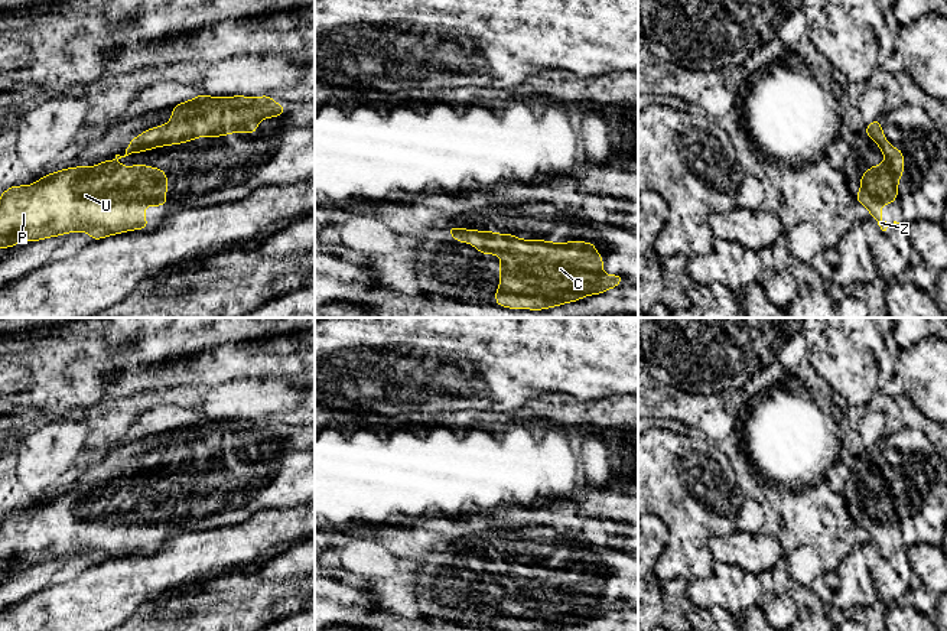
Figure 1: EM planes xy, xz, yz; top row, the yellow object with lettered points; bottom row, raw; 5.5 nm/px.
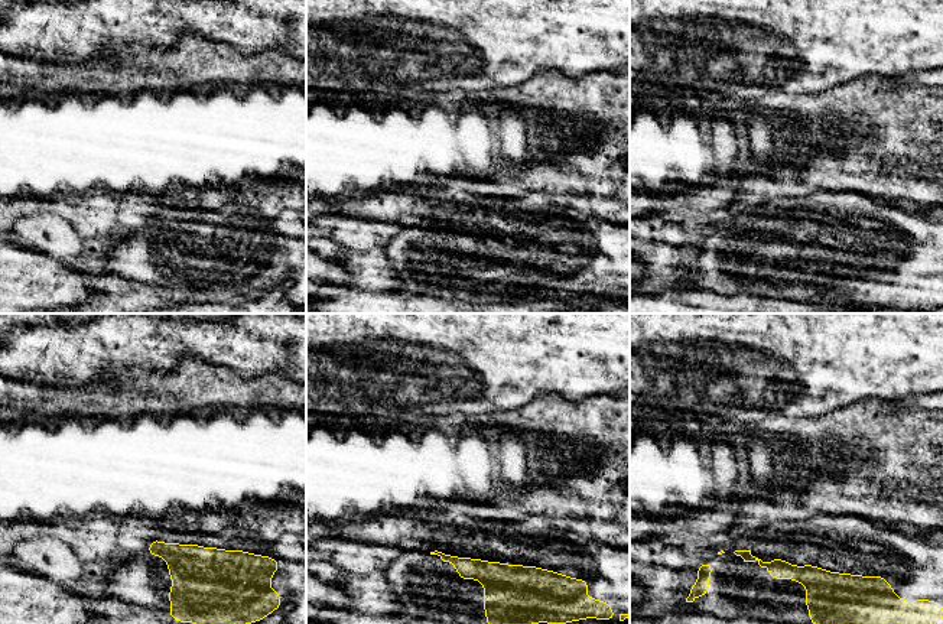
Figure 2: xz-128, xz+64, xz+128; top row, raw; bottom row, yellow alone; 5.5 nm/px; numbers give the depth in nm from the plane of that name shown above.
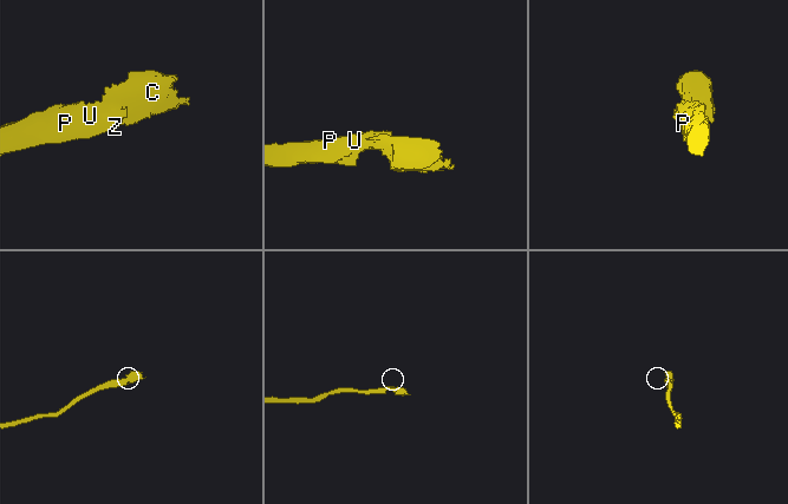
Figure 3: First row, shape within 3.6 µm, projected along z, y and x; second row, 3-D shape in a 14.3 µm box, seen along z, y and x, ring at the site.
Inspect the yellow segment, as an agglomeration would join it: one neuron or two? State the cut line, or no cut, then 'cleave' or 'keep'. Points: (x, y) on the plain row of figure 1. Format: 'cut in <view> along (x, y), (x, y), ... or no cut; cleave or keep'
no cut; keep

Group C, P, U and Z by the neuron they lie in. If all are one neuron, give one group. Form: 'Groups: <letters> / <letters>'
Groups: C P U Z

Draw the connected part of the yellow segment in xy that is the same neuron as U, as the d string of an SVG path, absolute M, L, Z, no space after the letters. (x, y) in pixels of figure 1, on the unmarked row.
M199 417L193 423L172 430L169 448L143 453L140 461L131 461L126 478L115 478L114 484L102 484L90 491L68 491L40 501L33 508L12 510L0 518L0 570L9 572L23 565L56 560L74 554L88 556L92 565L131 553L147 553L146 528L166 531L166 511L169 502L159 491L137 487L131 491L120 489L118 482L131 476L152 474L160 469L193 465L195 461L219 461L247 455L257 458L257 446L269 440L284 439L283 427L276 427L271 419L253 420L208 420Z

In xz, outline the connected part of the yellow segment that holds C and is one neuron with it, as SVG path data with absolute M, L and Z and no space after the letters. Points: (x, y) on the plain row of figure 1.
M446 552L458 566L471 566L481 578L499 578L501 606L495 628L553 631L618 611L622 598L606 599L595 566L520 563L512 557Z

